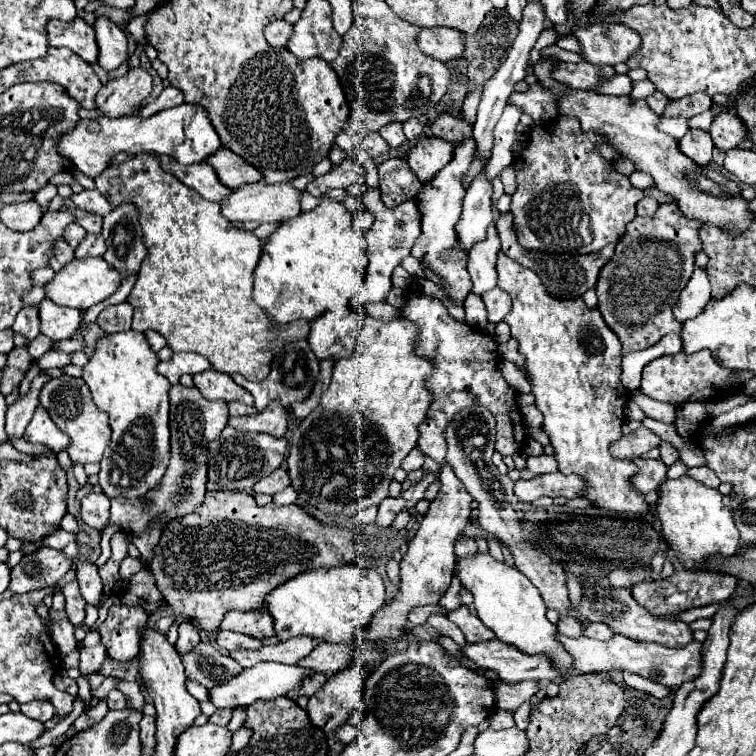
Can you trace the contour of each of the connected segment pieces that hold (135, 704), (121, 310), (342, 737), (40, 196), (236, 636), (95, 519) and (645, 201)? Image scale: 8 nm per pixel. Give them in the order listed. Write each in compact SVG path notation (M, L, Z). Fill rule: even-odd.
M117 681L117 689L119 691L127 691L125 697L127 697L127 707L135 709L135 711L141 711L143 705L145 705L145 699L143 699L143 693L139 689L139 683L125 683L125 681Z
M125 301L121 305L105 307L99 317L97 325L105 333L121 333L121 331L131 331L131 305Z
M346 723L345 725L339 727L339 729L337 729L336 737L337 737L337 739L340 740L340 741L338 741L339 744L347 745L353 739L355 739L355 737L358 735L358 733L359 733L359 730L356 727Z
M48 183L43 189L34 194L34 200L40 206L49 206L49 203L57 194L57 187Z
M217 631L215 641L221 649L225 649L229 653L237 651L237 649L259 649L261 647L259 639L249 637L249 635L241 635L235 631Z
M89 493L81 499L81 517L85 525L101 531L109 525L109 497L103 493Z
M643 197L639 203L637 203L637 215L653 215L659 207L659 201L653 199L653 197Z

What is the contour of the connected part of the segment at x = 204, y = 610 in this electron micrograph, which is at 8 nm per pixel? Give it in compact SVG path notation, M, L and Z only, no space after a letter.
M211 491L193 513L173 519L165 525L159 543L153 547L153 559L149 563L149 569L155 575L155 585L161 591L165 603L173 609L177 617L183 615L183 619L191 619L199 629L217 631L223 615L231 609L265 609L265 595L293 575L305 569L339 567L357 561L357 557L361 557L363 553L377 551L383 551L383 547L357 545L349 529L323 525L297 505L279 507L275 503L269 503L261 507L249 493Z

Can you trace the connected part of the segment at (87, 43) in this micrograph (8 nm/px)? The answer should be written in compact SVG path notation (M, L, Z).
M79 17L69 23L51 19L47 23L47 39L51 47L69 47L87 63L95 63L97 59L99 49L95 41L95 29Z

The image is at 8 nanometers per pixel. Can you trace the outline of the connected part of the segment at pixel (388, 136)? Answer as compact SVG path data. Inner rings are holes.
M389 123L387 127L383 127L379 131L379 135L387 141L387 145L391 149L397 149L401 143L405 143L405 135L403 135L403 129L401 129L401 123Z

